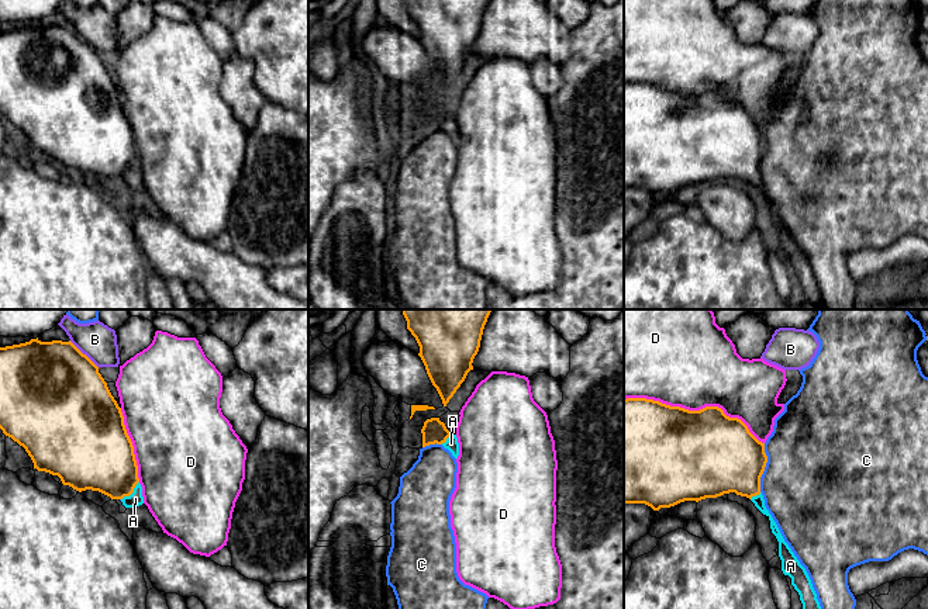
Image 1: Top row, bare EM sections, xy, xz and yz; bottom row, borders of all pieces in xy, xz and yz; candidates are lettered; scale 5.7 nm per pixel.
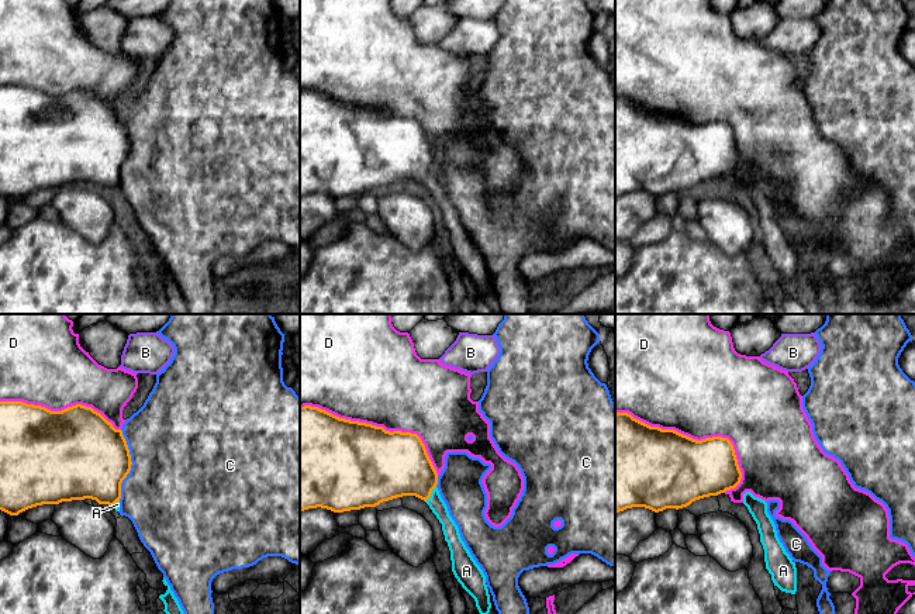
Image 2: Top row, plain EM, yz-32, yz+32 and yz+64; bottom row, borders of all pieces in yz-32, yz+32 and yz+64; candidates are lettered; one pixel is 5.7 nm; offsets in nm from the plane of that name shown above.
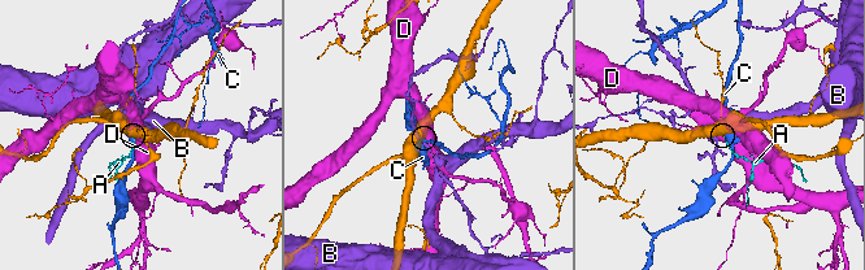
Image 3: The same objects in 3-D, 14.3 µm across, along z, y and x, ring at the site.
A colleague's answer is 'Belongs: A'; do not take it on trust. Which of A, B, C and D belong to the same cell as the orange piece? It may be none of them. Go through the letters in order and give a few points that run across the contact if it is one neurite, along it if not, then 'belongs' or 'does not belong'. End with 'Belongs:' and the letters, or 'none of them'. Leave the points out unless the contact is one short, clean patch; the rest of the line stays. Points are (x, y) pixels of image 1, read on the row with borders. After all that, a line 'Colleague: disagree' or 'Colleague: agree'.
A: line xy (103, 459), (131, 492), (135, 498); belongs
B: does not belong
C: does not belong
D: does not belong
Belongs: A
Colleague: agree

